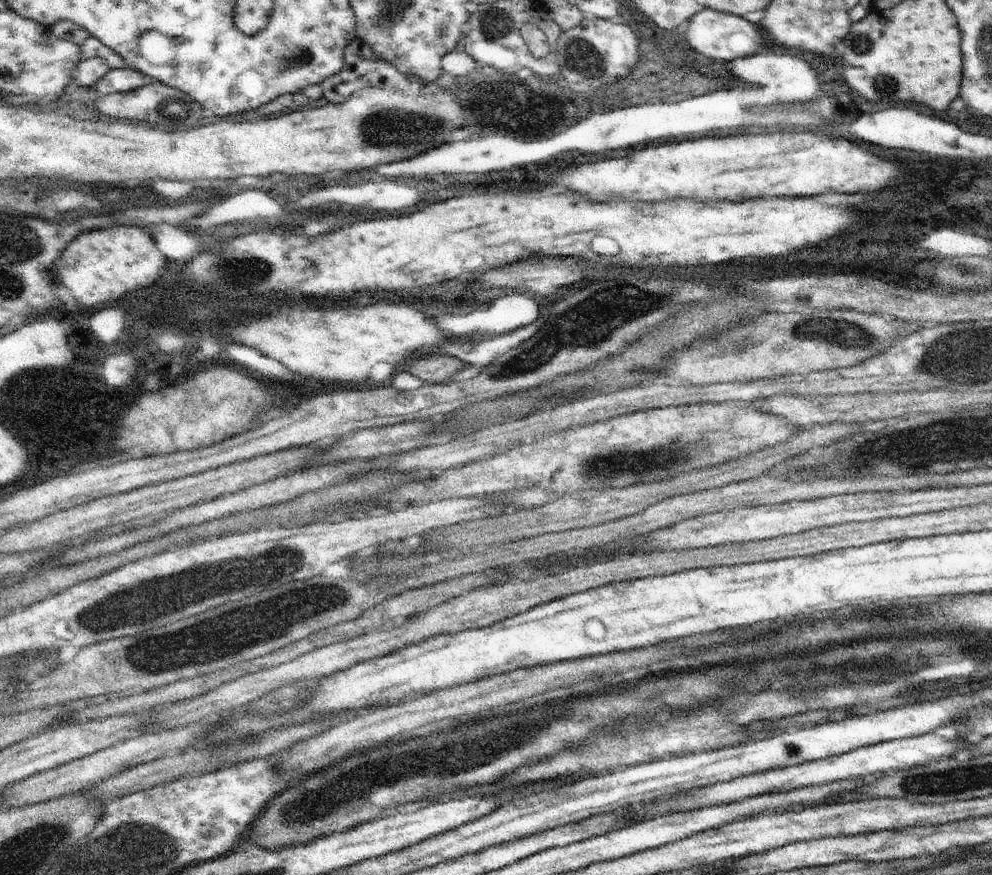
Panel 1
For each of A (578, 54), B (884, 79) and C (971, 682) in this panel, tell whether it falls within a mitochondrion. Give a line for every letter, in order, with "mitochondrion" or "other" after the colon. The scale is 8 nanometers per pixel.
A: mitochondrion
B: mitochondrion
C: other

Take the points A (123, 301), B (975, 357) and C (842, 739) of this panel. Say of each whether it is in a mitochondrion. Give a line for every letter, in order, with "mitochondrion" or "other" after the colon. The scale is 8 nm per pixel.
A: other
B: mitochondrion
C: other

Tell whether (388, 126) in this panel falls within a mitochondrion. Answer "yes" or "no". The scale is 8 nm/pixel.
yes

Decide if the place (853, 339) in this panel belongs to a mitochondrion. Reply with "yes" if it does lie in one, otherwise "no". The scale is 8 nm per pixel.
yes

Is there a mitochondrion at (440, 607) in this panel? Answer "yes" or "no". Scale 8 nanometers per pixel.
no

